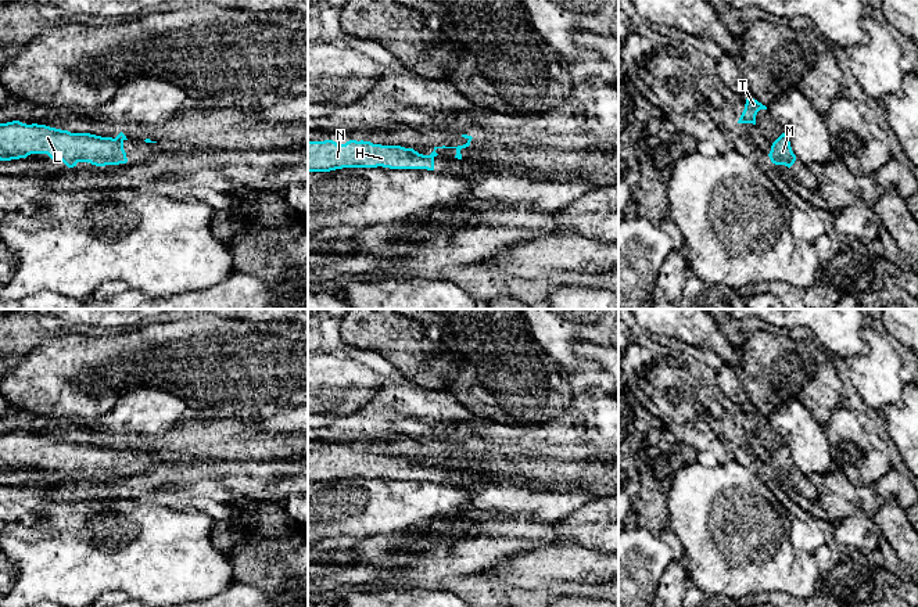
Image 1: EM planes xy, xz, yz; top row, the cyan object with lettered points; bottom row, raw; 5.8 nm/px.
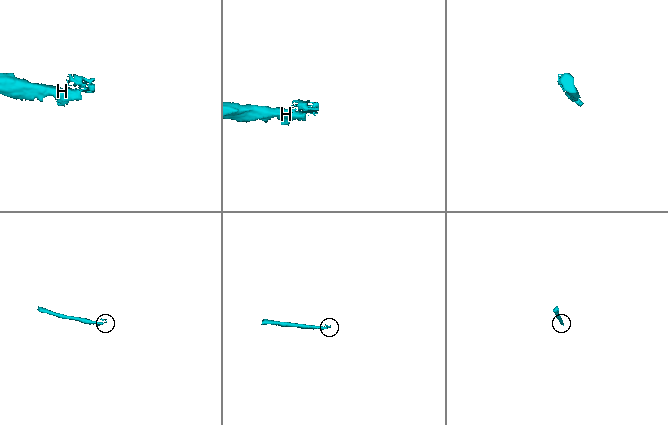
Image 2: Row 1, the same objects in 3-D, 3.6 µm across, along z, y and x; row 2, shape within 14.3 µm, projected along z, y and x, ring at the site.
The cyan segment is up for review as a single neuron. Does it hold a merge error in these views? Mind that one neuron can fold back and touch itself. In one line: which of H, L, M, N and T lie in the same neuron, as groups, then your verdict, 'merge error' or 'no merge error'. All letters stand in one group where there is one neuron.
H L M N / T | merge error

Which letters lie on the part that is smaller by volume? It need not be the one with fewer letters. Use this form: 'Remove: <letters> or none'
Remove: T

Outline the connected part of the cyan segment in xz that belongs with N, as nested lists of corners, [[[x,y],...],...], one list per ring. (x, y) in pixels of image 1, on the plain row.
[[[308,452],[308,482],[330,482],[343,478],[390,478],[434,481],[434,467],[413,459],[381,456],[370,452]]]

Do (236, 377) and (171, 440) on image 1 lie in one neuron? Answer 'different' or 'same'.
different

